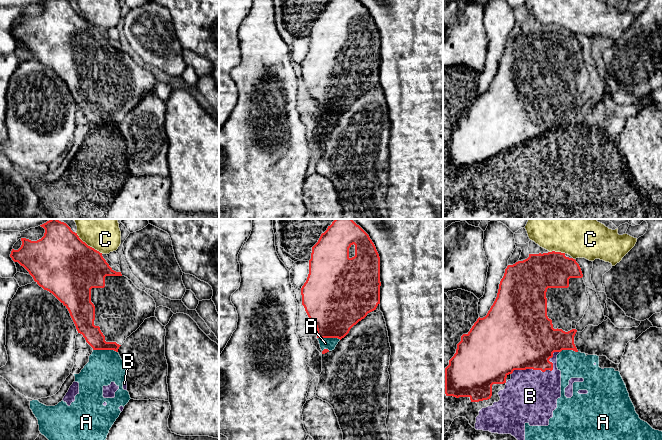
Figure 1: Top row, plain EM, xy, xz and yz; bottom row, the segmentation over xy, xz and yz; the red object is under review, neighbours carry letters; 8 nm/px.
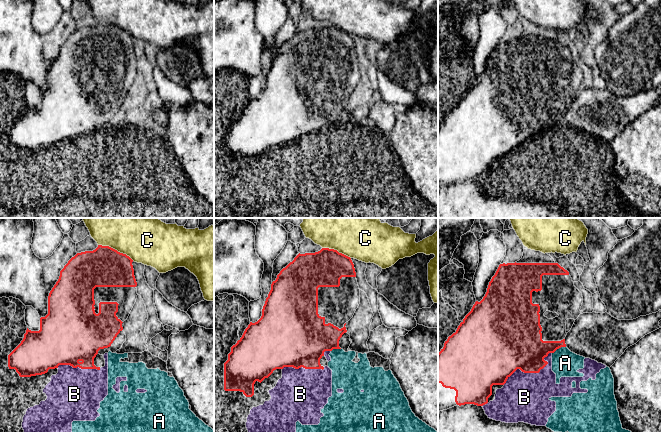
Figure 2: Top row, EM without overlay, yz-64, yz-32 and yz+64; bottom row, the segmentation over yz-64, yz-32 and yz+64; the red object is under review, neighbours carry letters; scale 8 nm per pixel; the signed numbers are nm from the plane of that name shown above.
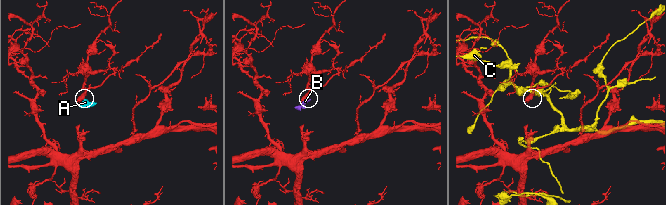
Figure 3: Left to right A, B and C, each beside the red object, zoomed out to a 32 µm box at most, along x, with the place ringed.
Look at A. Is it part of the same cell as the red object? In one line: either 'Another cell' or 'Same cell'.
Another cell

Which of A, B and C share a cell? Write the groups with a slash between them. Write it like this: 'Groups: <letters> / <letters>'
Groups: A B / C

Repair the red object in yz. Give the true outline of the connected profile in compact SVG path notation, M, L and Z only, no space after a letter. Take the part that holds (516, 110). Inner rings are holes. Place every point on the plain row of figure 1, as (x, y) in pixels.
M561 28L529 30L525 36L508 41L500 57L497 73L483 94L478 94L467 110L461 112L456 129L445 144L446 172L469 173L471 178L488 176L492 172L493 160L504 160L514 146L553 146L549 137L554 128L573 126L578 128L574 120L577 108L572 98L579 98L589 82L589 72L579 40L575 35Z

